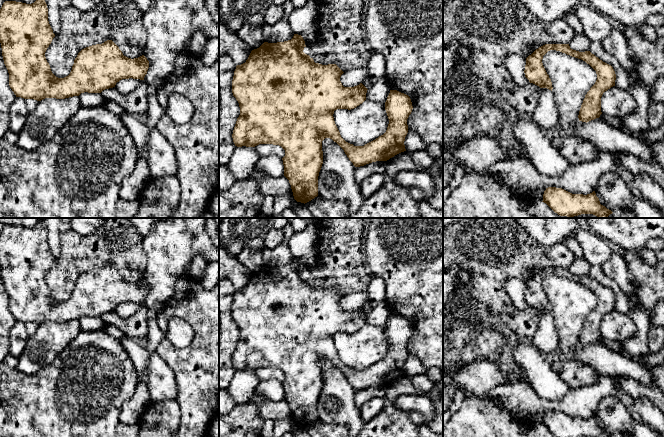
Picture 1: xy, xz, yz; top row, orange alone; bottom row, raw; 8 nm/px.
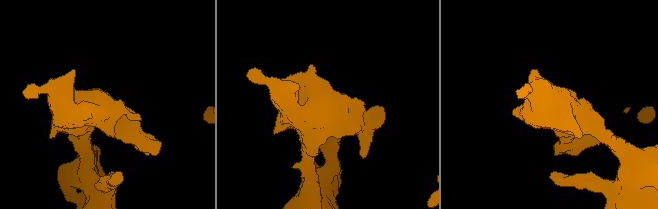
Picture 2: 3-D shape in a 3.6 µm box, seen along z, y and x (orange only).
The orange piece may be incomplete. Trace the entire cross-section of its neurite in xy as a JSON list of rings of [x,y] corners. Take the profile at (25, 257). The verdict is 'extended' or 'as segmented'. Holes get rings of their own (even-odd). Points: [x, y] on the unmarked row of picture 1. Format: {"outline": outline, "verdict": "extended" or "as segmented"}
{"outline": [[[43,220],[32,228],[16,225],[3,227],[0,233],[0,267],[4,288],[9,297],[9,310],[16,321],[41,325],[45,322],[65,323],[84,316],[101,317],[115,311],[122,303],[144,304],[147,298],[149,285],[144,279],[128,282],[112,264],[107,264],[82,273],[74,284],[70,298],[58,302],[52,297],[45,281],[54,261]]], "verdict": "as segmented"}

